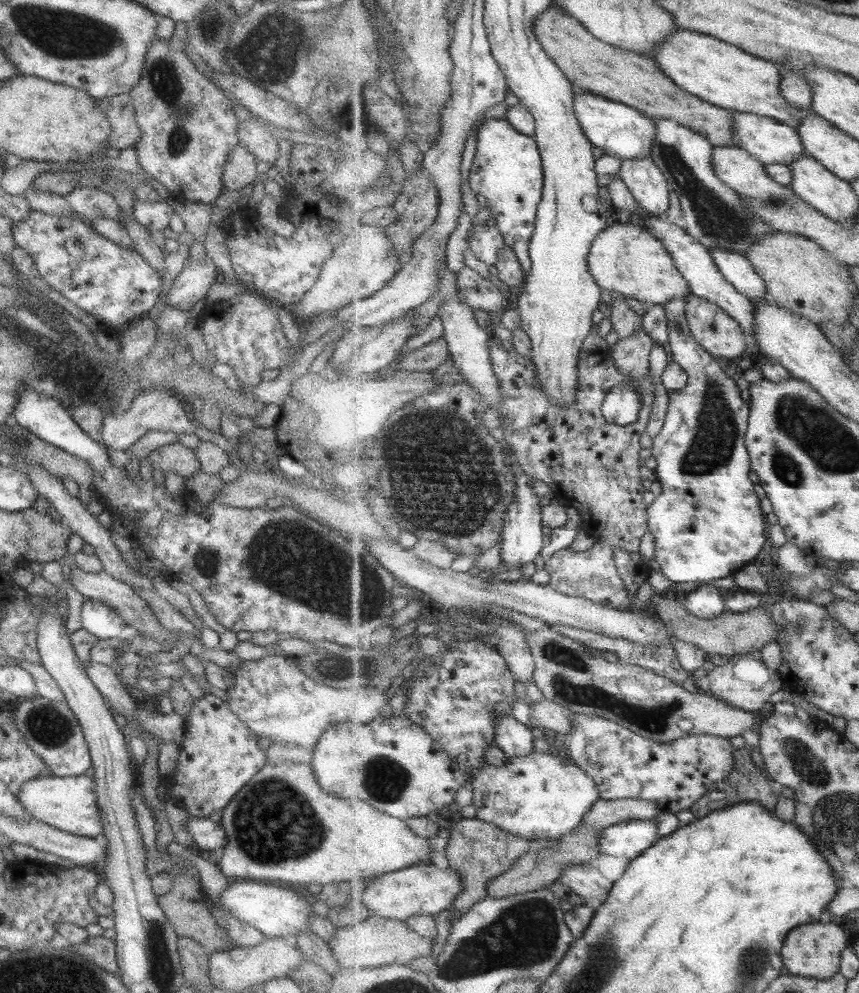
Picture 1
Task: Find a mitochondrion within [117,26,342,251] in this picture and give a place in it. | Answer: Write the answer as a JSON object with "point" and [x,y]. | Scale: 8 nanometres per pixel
{"point":[165,81]}

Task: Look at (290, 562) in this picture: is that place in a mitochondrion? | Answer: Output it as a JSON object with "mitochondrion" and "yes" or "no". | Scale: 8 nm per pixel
{"mitochondrion":"yes"}

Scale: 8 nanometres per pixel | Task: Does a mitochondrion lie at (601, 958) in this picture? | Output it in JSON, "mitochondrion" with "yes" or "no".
{"mitochondrion":"yes"}

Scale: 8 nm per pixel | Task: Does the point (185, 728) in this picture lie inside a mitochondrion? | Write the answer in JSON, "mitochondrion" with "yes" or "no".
{"mitochondrion":"no"}

